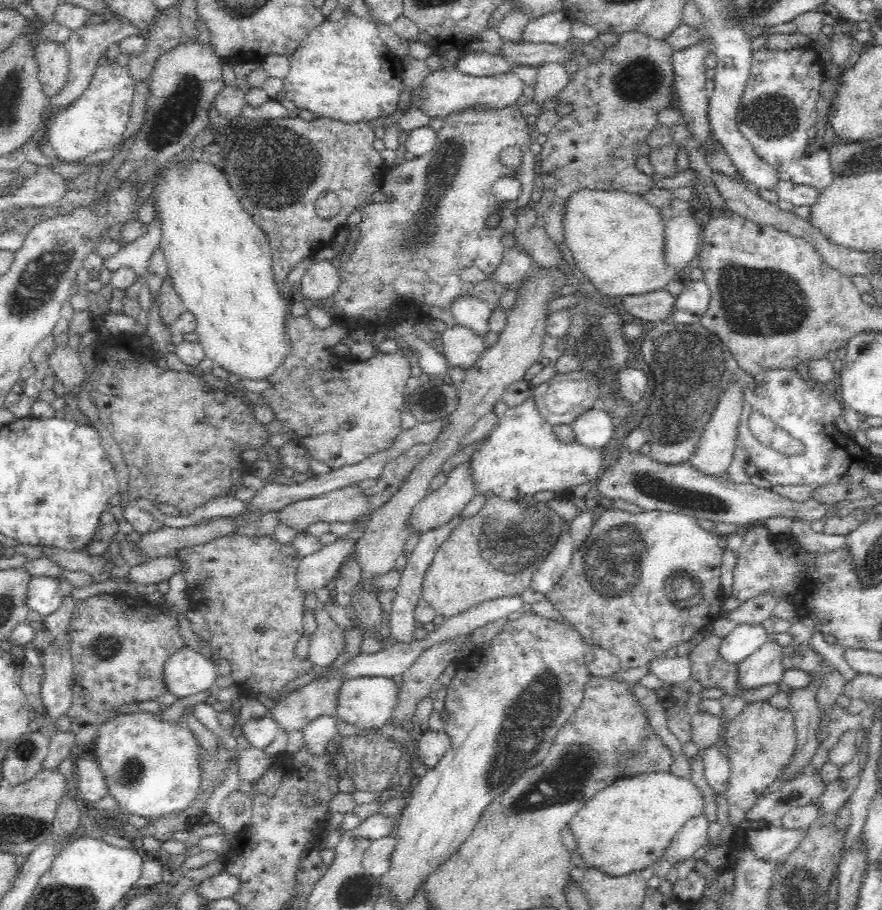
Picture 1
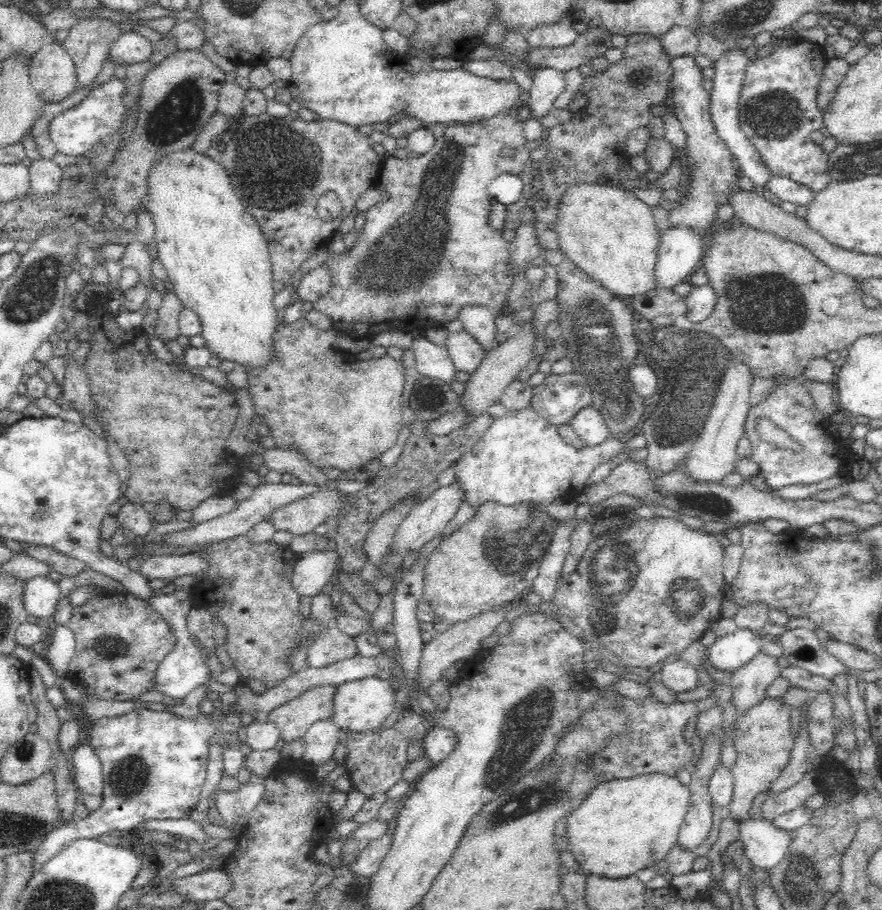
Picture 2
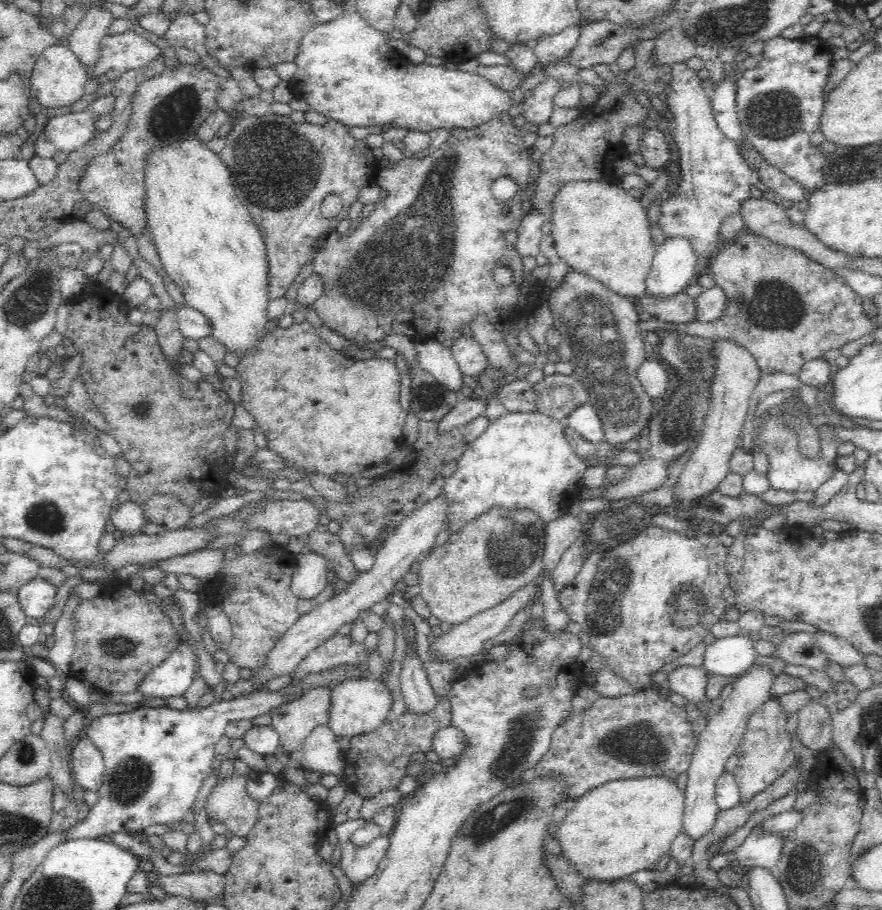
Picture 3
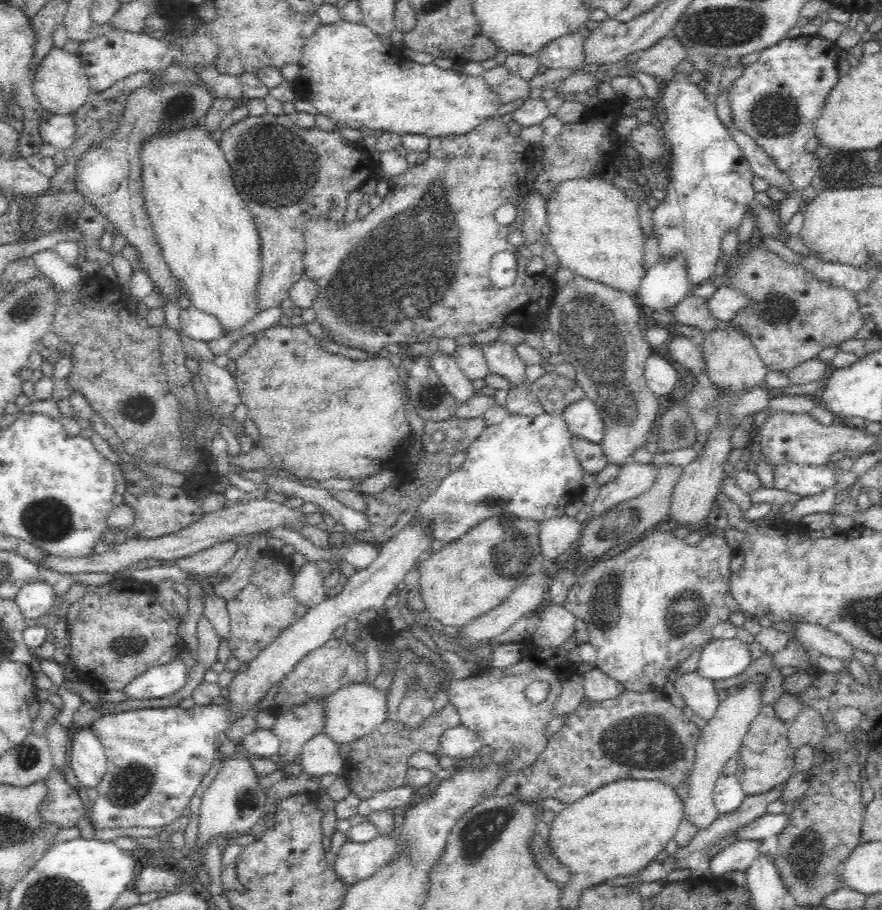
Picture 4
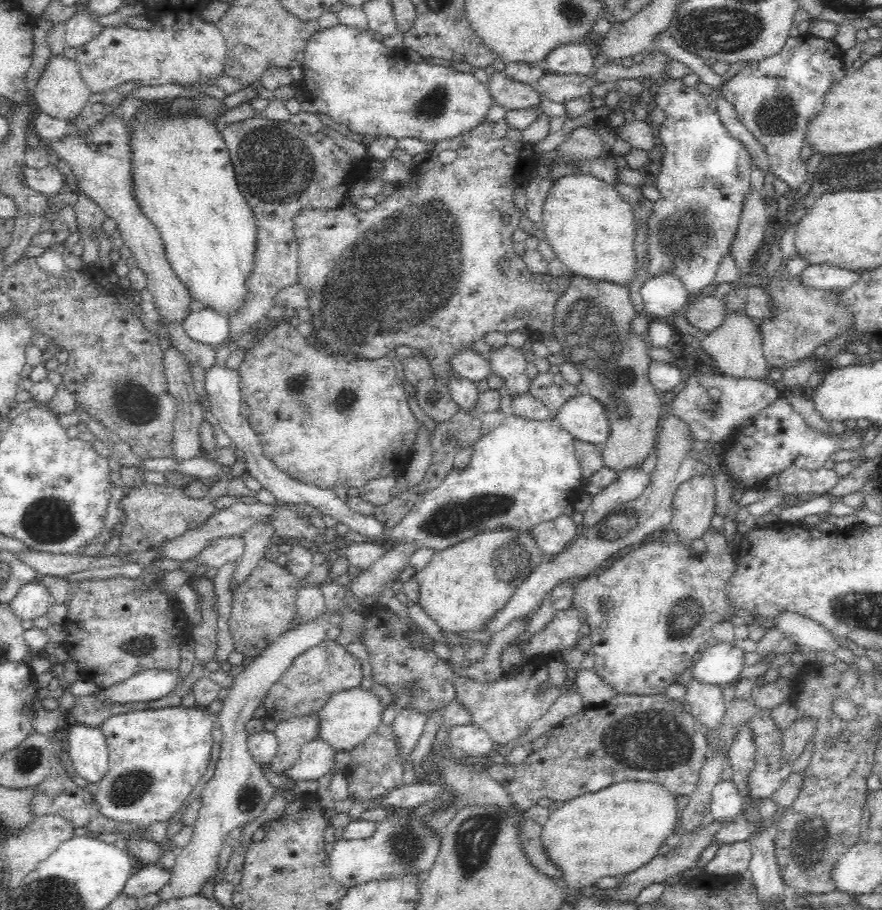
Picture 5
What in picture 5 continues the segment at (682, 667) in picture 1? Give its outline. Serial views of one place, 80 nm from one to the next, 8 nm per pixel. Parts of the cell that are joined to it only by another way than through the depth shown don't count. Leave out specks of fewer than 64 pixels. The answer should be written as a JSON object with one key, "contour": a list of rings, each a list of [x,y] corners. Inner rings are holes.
{"contour":[[[695,678],[682,684],[685,687],[683,699],[689,706],[689,713],[698,719],[707,730],[720,724],[726,704],[722,699],[721,686],[698,682]]]}

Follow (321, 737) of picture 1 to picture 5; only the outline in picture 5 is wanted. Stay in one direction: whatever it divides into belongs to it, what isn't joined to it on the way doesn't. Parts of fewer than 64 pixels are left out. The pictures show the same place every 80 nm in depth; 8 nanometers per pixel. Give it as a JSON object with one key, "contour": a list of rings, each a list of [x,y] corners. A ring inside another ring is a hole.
{"contour":[[[317,737],[304,744],[298,762],[282,775],[292,781],[317,781],[320,777],[337,774],[336,750]]]}

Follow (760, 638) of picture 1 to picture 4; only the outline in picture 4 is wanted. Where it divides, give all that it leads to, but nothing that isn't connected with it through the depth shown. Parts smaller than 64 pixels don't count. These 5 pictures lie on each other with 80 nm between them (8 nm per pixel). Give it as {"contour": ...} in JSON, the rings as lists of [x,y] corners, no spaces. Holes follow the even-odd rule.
{"contour":[[[736,637],[714,639],[702,649],[697,668],[698,674],[713,681],[738,676],[750,666],[751,652],[748,643]]]}

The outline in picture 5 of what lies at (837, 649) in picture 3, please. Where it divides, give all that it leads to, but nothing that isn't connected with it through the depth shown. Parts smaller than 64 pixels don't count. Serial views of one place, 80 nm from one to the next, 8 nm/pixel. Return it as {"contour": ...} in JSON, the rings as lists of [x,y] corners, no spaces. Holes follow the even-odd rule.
{"contour":[[[780,613],[774,622],[774,626],[780,629],[780,632],[790,635],[794,642],[816,651],[819,655],[826,652],[835,655],[837,650],[844,645],[842,639],[836,638],[821,624],[798,613]]]}

